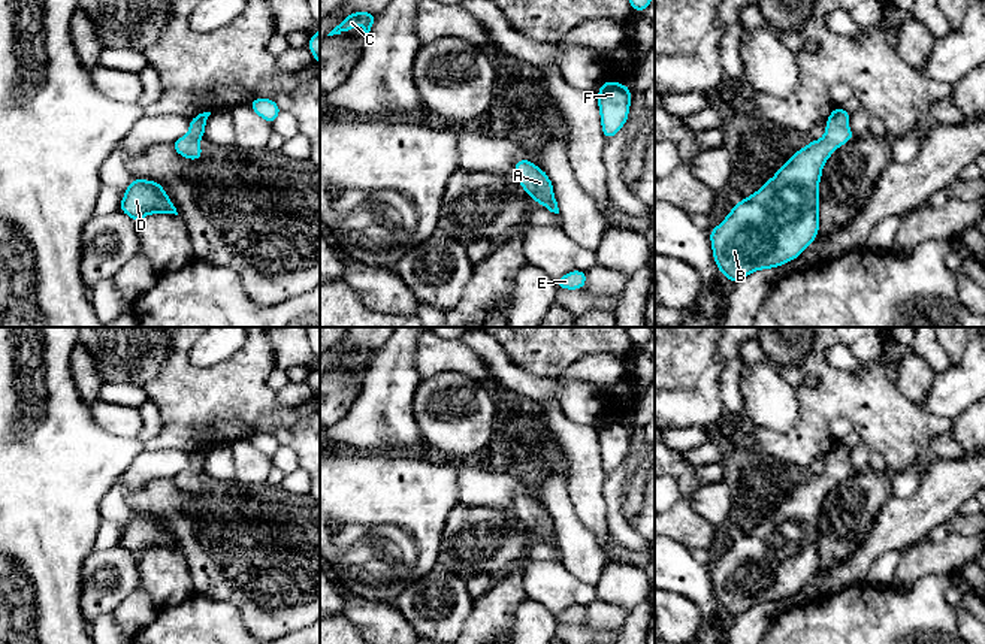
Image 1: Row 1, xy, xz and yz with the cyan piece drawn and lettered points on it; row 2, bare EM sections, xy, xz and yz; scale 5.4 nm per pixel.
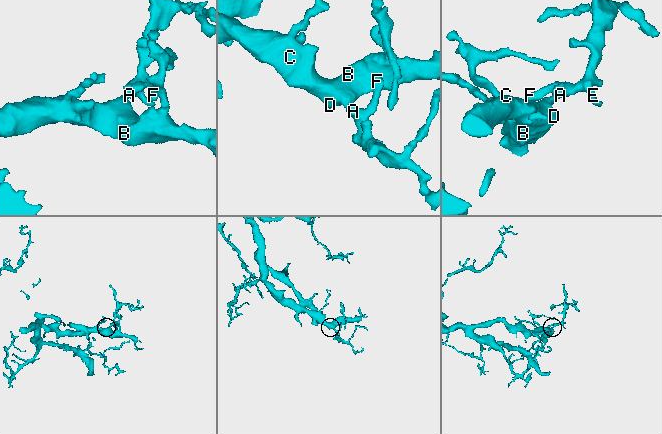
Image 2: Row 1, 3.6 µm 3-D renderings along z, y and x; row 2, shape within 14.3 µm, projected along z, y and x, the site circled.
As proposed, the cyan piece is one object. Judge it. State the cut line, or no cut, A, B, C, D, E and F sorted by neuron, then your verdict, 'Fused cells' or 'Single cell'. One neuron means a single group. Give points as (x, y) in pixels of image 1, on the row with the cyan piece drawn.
No split. Groups: A B C D E F. Single cell

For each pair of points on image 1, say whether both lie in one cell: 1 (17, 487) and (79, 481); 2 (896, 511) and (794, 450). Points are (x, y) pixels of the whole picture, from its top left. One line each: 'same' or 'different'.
1: same
2: different

